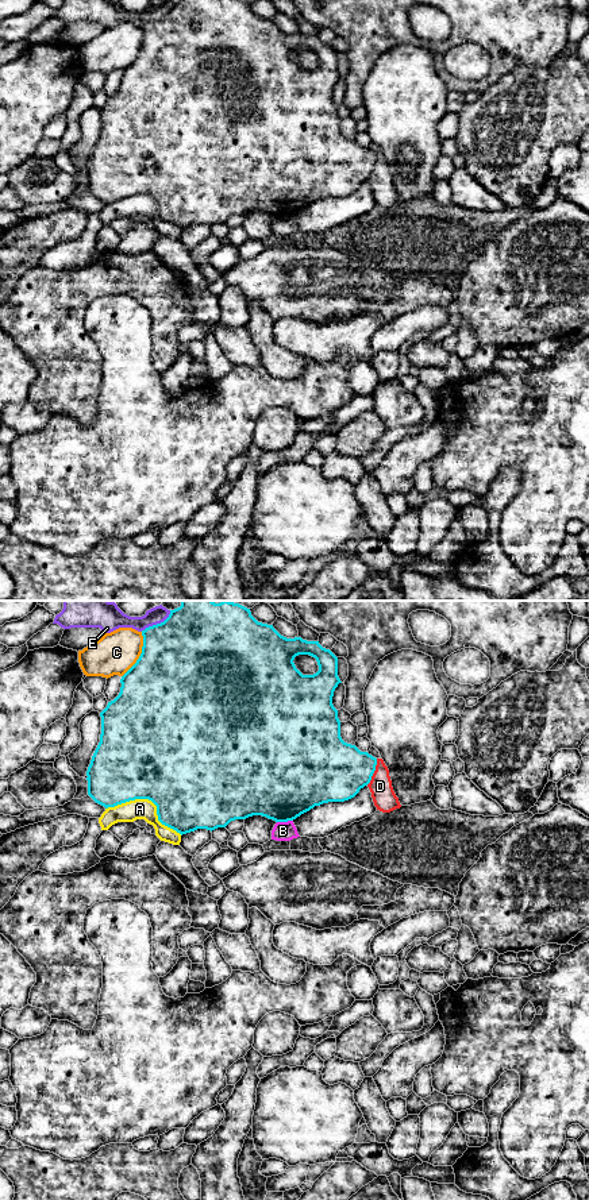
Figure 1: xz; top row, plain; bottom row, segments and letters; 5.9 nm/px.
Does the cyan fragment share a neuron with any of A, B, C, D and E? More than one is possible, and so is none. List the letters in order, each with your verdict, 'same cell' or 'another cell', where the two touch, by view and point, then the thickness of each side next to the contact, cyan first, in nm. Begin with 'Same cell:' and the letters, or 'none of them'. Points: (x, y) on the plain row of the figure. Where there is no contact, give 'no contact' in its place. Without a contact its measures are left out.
Same cell: none of them
A: another cell; meets cyan in xz at (149, 195); 500 nm thick on the cyan side, 130 nm on the other
B: another cell; meets cyan in xz at (284, 216); 480 nm thick on the cyan side, 110 nm on the other
C: another cell; meets cyan in xz at (141, 50); 500 nm thick on the cyan side, 240 nm on the other
D: another cell; meets cyan in xz at (373, 168); 380 nm thick on the cyan side, 140 nm on the other
E: another cell; meets cyan in xz at (157, 19); 480 nm thick on the cyan side, 110 nm on the other

